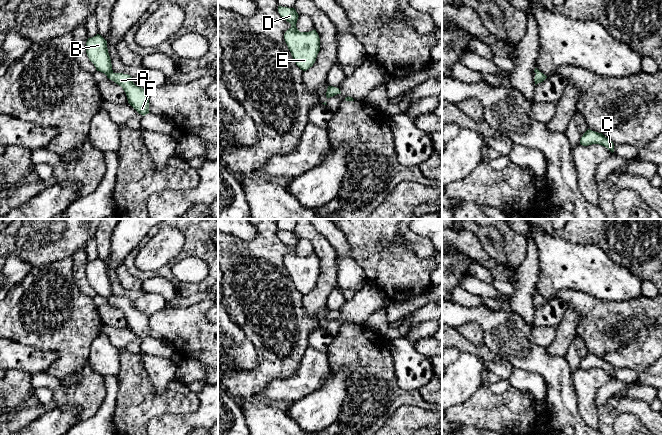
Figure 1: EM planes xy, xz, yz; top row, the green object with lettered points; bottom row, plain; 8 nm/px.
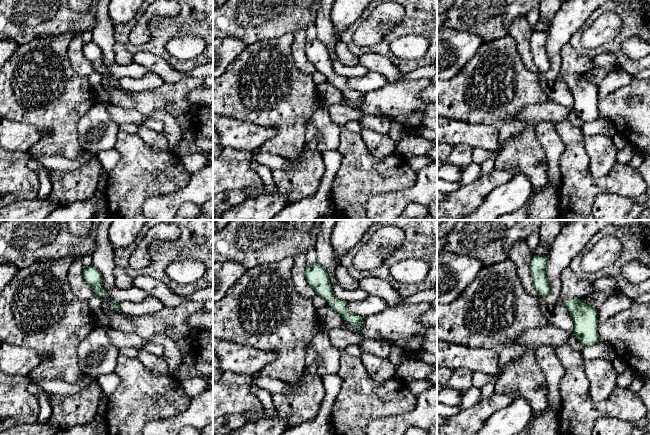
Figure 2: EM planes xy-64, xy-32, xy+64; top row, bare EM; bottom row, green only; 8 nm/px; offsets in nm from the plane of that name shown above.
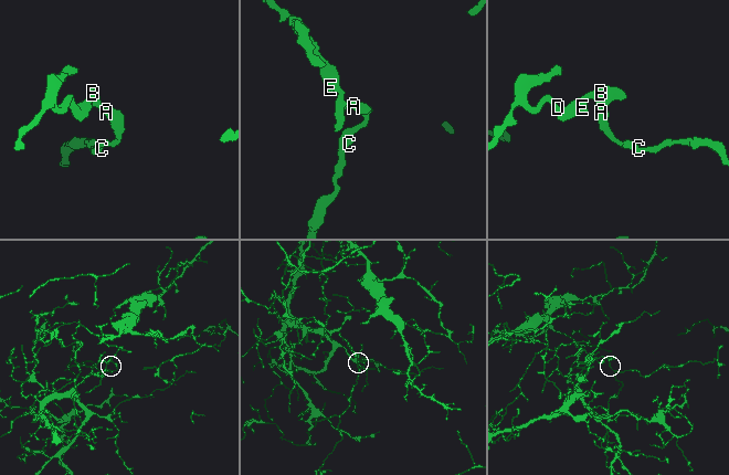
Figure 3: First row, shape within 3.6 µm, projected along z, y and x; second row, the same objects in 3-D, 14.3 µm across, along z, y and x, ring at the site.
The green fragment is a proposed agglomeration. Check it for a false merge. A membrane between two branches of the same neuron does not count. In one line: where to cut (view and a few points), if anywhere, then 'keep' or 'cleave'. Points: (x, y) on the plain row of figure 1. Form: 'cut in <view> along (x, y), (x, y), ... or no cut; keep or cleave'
no cut; keep

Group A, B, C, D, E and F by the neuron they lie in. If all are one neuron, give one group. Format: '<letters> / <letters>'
A B C D E F

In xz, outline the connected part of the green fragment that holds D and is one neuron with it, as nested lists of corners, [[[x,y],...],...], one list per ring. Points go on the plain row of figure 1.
[[[278,230],[280,240],[291,248],[284,263],[296,289],[303,295],[308,294],[316,285],[320,275],[320,262],[316,254],[300,256],[296,247],[298,237],[294,232]]]

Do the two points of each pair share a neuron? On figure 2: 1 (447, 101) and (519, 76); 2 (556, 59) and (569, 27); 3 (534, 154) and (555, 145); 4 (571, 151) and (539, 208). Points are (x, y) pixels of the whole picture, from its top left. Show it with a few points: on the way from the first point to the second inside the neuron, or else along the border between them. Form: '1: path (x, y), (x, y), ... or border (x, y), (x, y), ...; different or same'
1: path (470, 107), (489, 113), (510, 104), (513, 99); same
2: path (556, 51), (556, 40), (561, 35); same
3: border (534, 128), (536, 139), (545, 155), (548, 173); different
4: border (557, 189), (559, 209); different

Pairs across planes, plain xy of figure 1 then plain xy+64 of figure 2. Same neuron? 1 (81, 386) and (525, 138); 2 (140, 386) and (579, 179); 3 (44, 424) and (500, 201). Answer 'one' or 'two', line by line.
1: one
2: one
3: one

